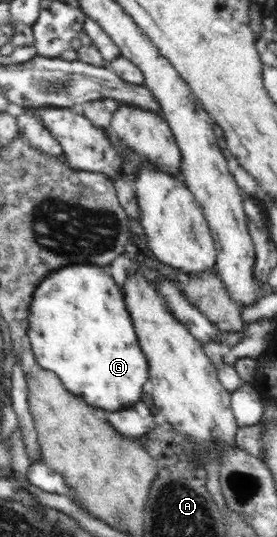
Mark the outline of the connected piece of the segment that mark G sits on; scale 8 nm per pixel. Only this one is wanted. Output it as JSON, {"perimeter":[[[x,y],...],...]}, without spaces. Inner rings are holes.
{"perimeter":[[[83,263],[68,265],[46,275],[46,279],[36,286],[30,300],[27,342],[40,367],[58,374],[70,393],[95,408],[120,411],[142,401],[142,386],[149,378],[149,365],[133,328],[123,291],[106,270]]]}

